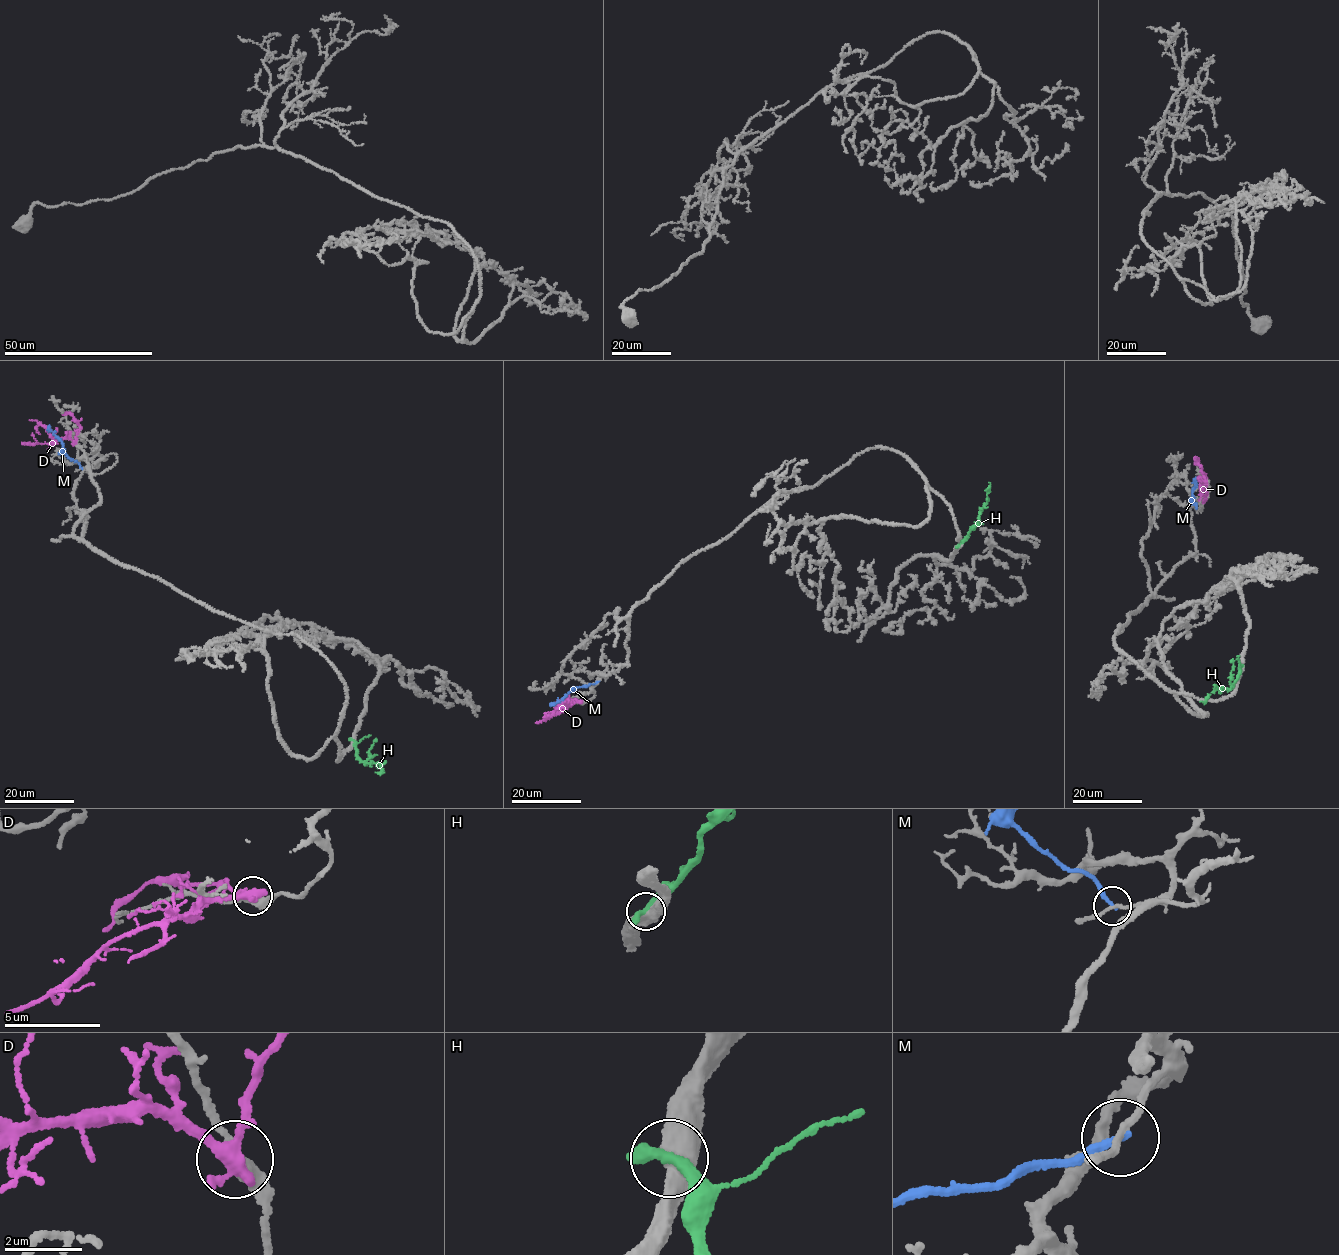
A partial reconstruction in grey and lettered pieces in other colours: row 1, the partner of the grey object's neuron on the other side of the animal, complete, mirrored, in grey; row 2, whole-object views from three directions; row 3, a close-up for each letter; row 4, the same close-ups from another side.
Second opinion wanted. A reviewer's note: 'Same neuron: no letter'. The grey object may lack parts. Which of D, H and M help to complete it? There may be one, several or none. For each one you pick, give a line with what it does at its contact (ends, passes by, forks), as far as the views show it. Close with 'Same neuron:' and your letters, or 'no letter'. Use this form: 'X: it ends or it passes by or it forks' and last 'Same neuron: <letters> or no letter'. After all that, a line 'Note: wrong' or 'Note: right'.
Same neuron: no letter
Note: right

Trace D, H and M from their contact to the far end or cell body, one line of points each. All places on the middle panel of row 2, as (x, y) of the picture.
D: (580, 702), (556, 709), (545, 720), (552, 717)
H: (958, 545), (979, 523), (980, 510), (986, 502), (988, 482)
M: (598, 682), (575, 688), (549, 706)

